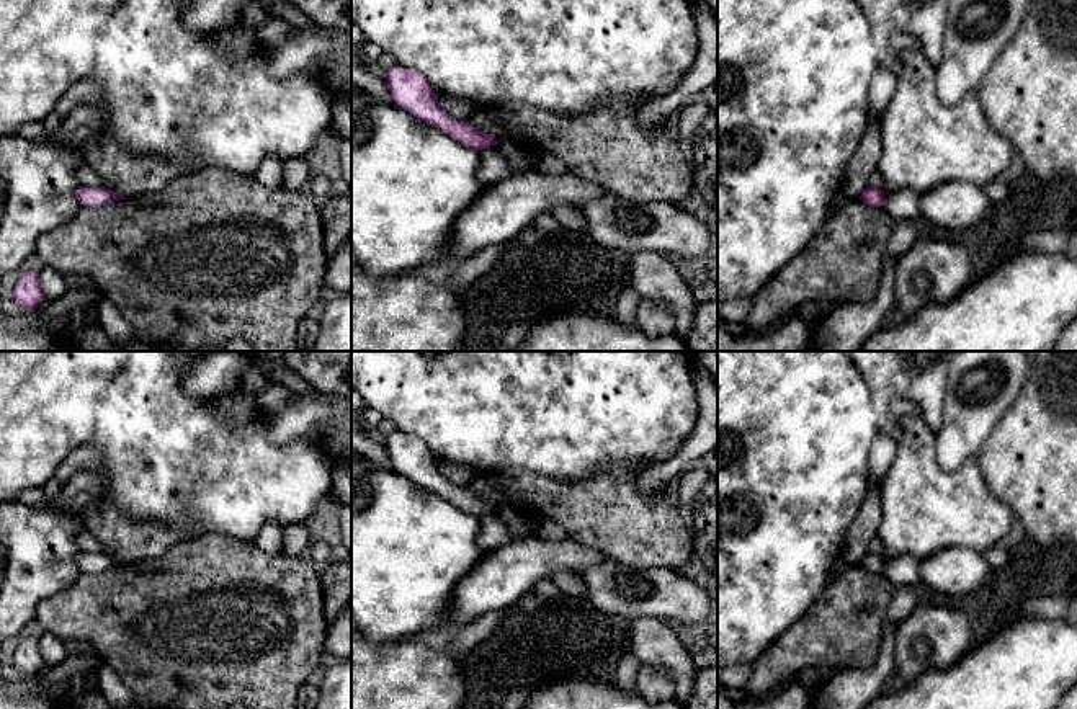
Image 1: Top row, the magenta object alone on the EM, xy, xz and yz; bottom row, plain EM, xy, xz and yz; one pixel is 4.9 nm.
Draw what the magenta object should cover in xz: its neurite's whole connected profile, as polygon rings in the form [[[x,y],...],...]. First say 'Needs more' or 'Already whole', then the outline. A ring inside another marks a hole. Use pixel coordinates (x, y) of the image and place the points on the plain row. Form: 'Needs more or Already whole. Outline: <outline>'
Already whole. Outline: [[[395,431],[384,438],[394,474],[405,475],[412,482],[435,492],[454,506],[480,516],[485,511],[497,511],[498,506],[477,497],[469,487],[449,482],[438,467],[430,448],[417,436]]]

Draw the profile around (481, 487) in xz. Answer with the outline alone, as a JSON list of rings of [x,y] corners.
[[[479,475],[477,479],[474,479],[469,485],[469,488],[480,498],[485,498],[492,503],[495,503],[498,506],[498,510],[508,508],[518,513],[526,515],[526,503],[515,495],[510,495],[503,490],[498,490],[495,487],[492,487],[485,475]]]

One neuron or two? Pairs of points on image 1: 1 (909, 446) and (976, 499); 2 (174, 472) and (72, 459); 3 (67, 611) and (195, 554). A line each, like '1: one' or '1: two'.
1: one
2: two
3: one

